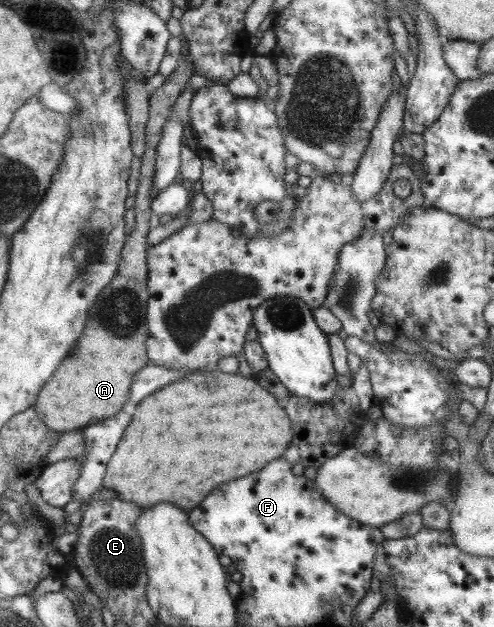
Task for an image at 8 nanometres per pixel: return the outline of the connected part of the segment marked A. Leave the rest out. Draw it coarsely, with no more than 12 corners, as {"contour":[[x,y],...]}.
{"contour":[[193,72],[151,90],[135,225],[63,372],[39,392],[51,430],[127,404],[149,364],[146,235],[155,150]]}

